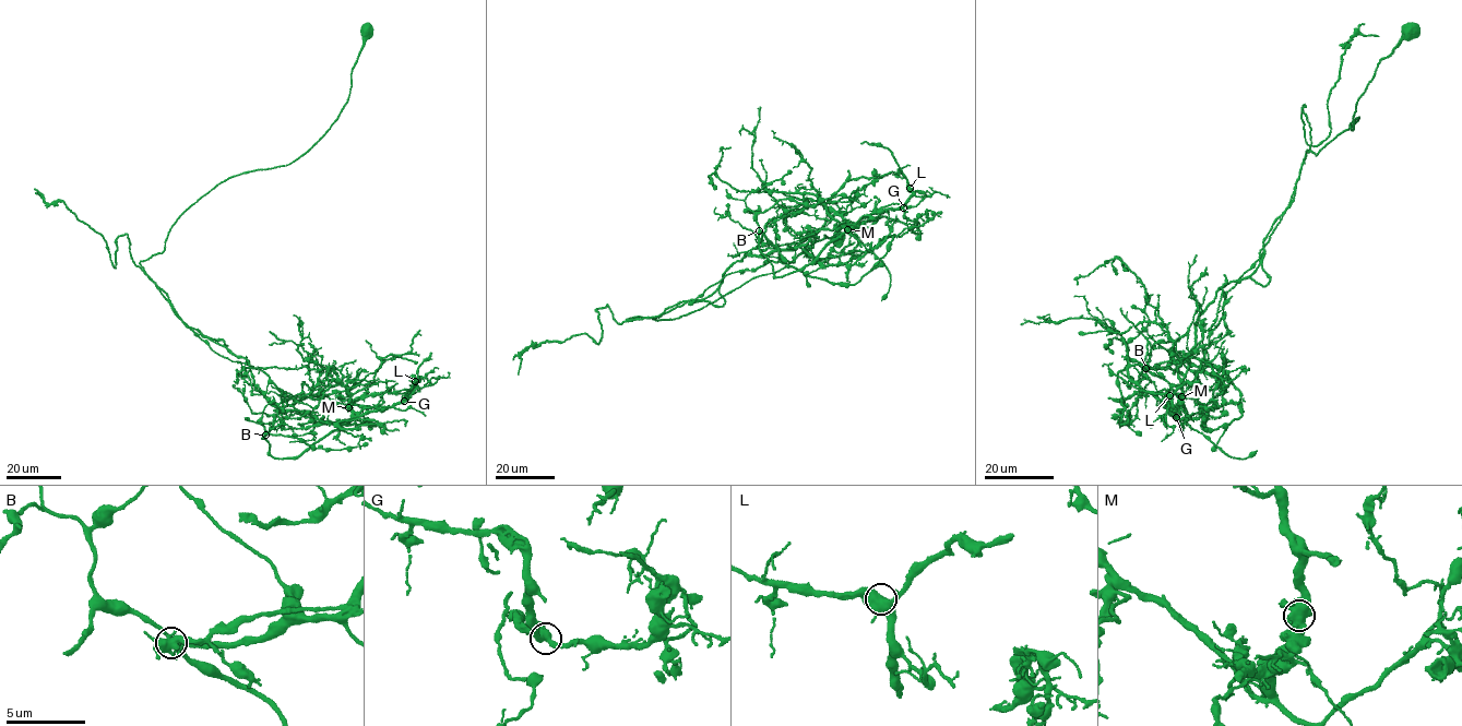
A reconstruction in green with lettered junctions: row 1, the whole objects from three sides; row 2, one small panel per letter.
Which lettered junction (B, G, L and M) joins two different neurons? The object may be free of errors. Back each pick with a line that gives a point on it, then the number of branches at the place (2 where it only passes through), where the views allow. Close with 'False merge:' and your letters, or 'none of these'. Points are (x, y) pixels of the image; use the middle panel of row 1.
M: Place: (847, 229). Branches: 4
False merge: M

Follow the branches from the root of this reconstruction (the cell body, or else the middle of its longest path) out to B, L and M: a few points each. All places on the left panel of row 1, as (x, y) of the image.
B: (364, 30), (323, 137), (218, 183), (140, 262), (195, 333), (247, 360), (280, 409), (265, 435)
L: (364, 30), (323, 137), (218, 183), (140, 264), (277, 407), (355, 419), (415, 381)
M: (364, 30), (323, 137), (218, 183), (140, 262), (272, 404), (322, 423), (354, 420), (348, 407)

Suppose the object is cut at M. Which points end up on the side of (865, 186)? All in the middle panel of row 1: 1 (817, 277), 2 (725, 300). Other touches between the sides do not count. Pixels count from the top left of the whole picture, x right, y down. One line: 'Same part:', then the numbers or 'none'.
Same part: 2

